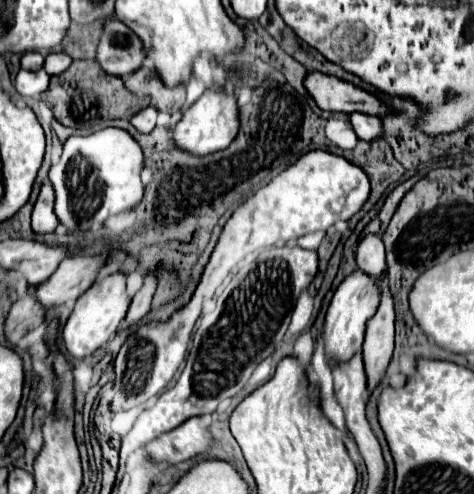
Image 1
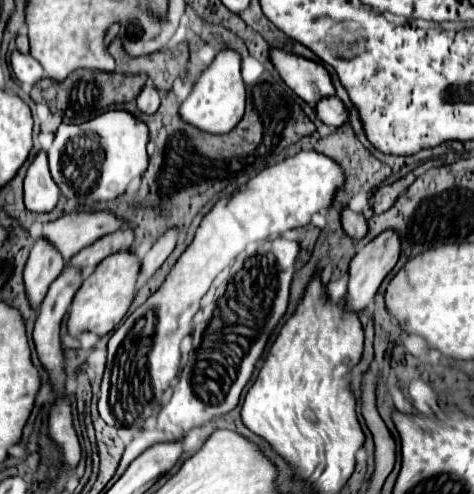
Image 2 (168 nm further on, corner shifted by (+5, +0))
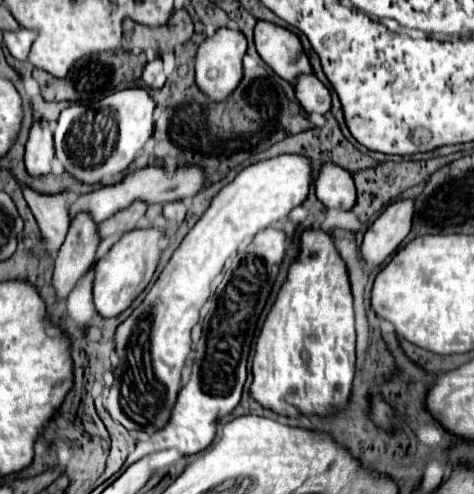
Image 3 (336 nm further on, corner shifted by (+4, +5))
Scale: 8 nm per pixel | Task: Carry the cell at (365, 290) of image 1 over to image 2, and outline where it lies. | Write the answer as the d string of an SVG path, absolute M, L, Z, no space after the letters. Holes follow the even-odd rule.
M383 232L375 240L371 240L363 250L359 250L349 264L349 284L347 284L347 294L345 294L345 310L351 314L359 314L361 310L365 310L375 300L375 294L377 294L381 282L393 270L397 260L399 260L397 232Z

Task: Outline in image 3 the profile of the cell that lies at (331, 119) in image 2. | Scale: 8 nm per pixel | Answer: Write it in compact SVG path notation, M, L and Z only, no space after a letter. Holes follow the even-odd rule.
M298 75L294 79L294 95L306 113L328 113L330 91L316 79L316 75Z

